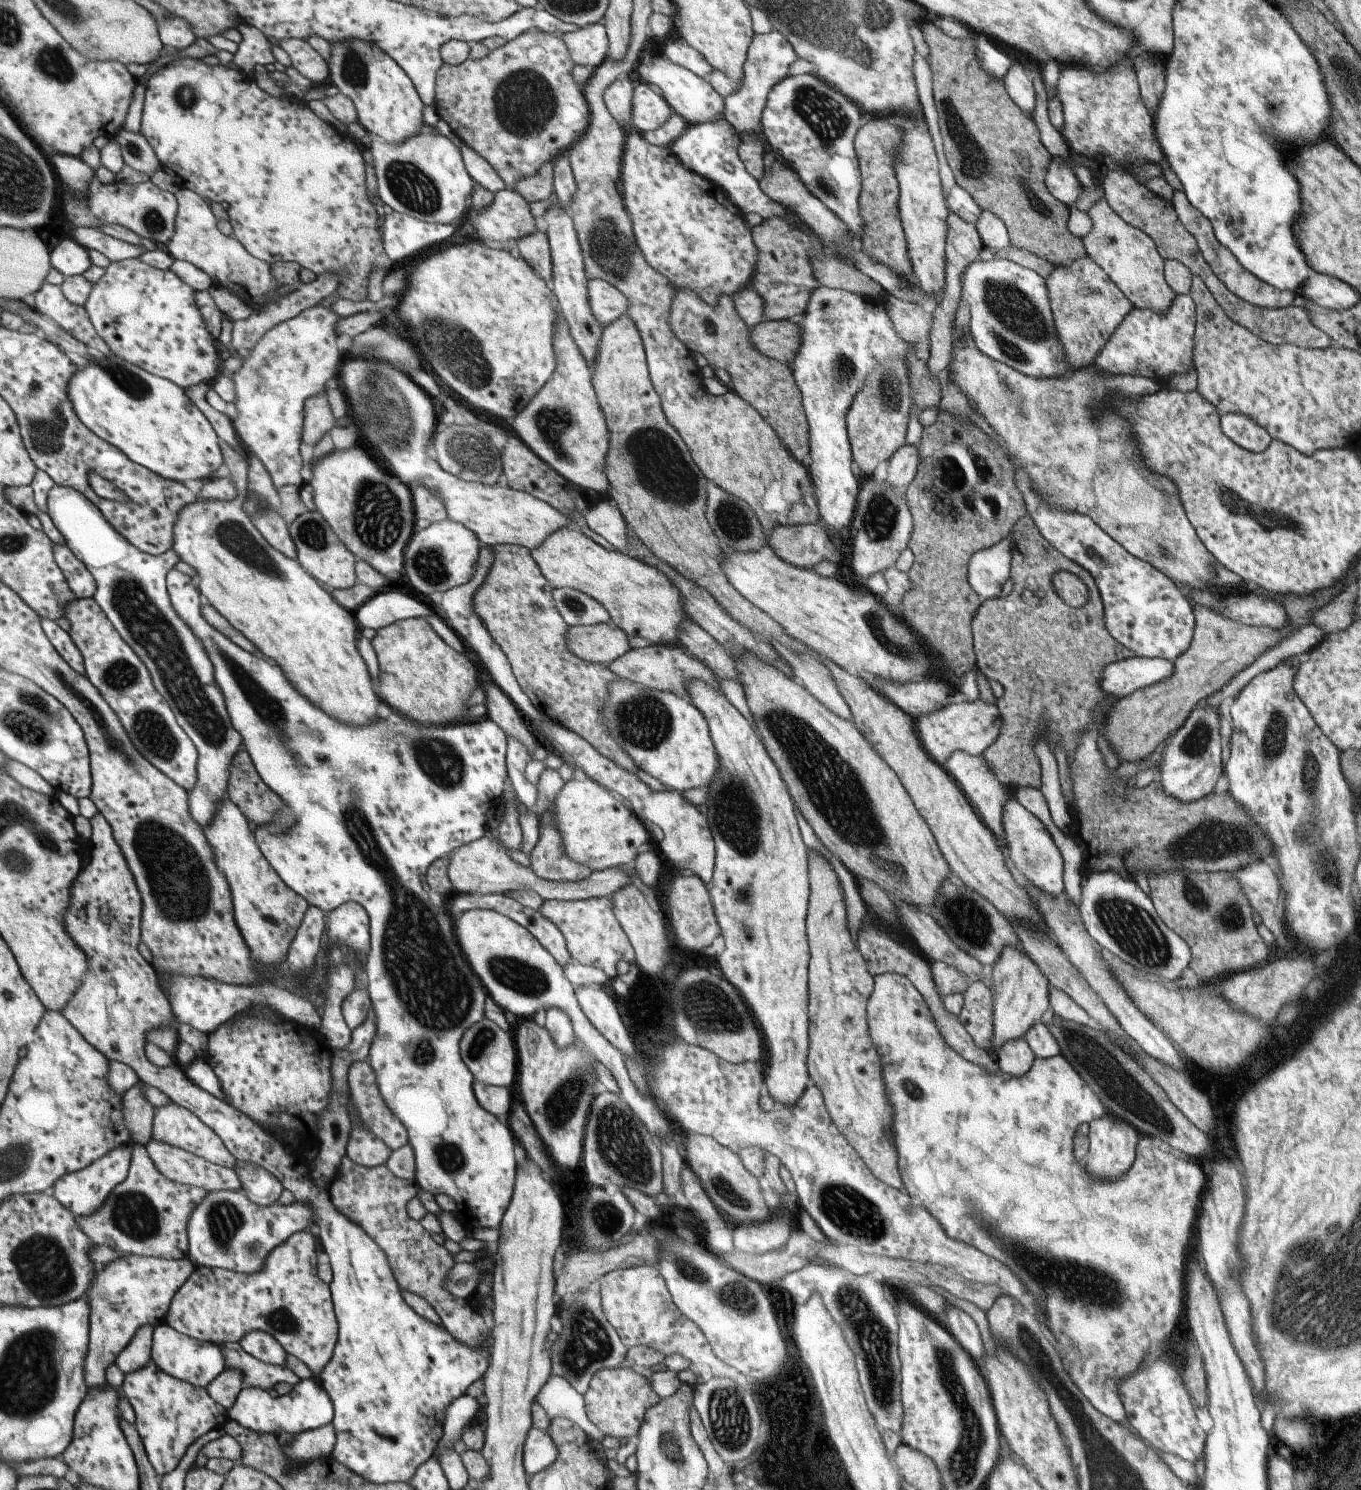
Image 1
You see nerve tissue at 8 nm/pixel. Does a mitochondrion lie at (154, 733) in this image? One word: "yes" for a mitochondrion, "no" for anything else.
yes

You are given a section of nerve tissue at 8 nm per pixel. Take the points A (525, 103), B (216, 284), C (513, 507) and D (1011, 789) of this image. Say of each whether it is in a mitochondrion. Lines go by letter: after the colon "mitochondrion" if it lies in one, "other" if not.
A: mitochondrion
B: other
C: other
D: other

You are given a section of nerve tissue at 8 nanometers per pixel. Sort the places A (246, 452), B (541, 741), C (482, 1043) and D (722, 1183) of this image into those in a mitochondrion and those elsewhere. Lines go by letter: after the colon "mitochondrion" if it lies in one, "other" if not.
A: other
B: other
C: mitochondrion
D: mitochondrion

